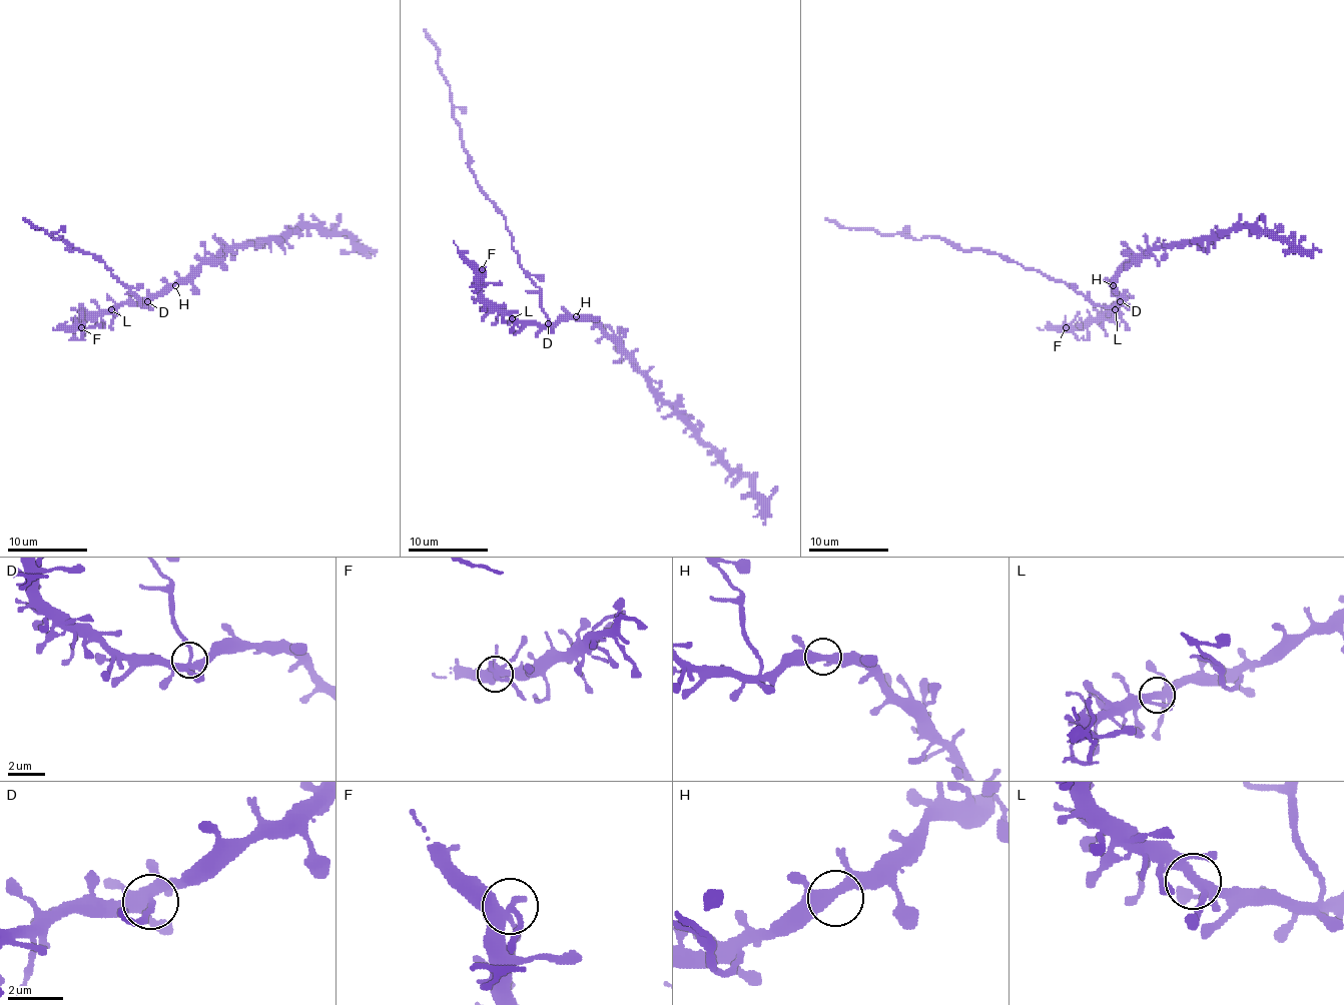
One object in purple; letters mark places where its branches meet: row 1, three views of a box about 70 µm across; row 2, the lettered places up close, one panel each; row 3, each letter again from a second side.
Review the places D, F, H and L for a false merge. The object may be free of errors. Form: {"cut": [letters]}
{"cut": ["D"]}

